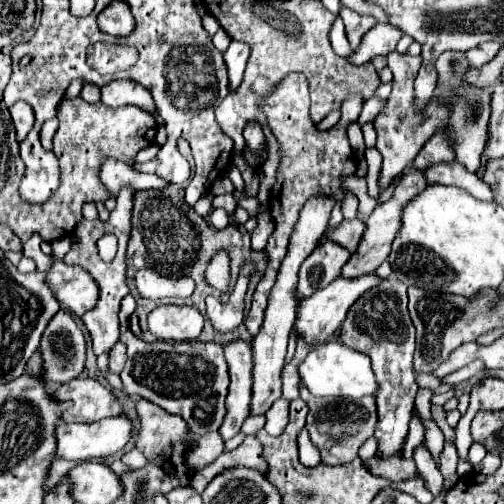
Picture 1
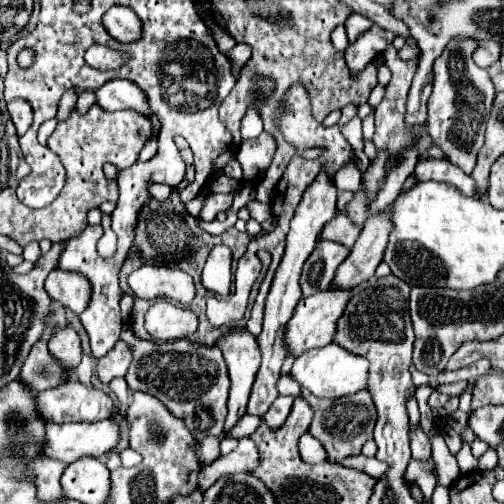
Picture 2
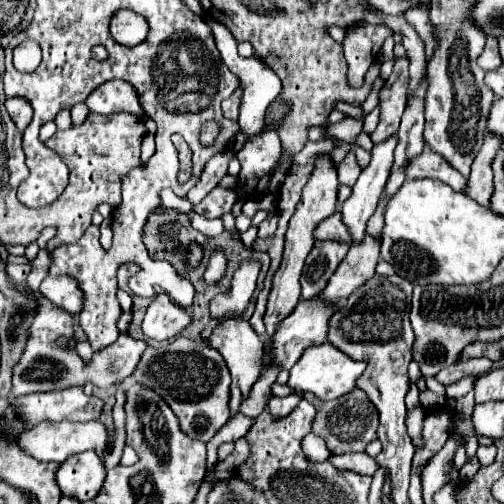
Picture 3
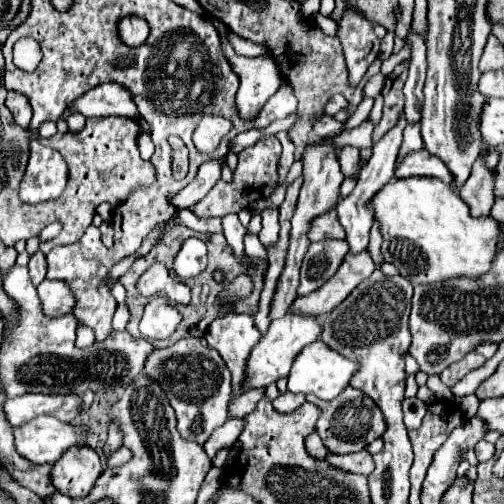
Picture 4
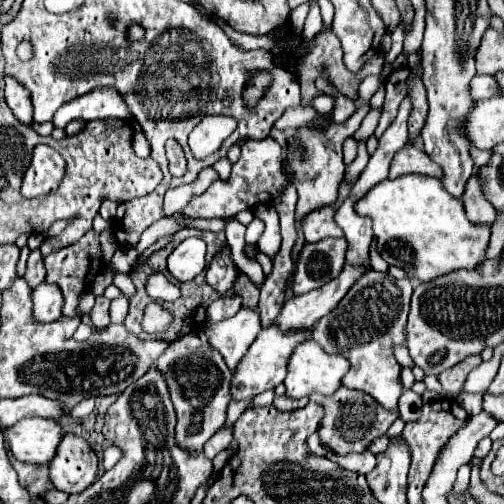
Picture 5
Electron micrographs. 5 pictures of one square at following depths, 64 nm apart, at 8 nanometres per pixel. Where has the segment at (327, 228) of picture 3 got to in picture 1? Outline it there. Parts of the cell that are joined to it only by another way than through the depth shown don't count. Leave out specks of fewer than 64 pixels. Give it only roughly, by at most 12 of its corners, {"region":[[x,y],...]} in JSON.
{"region":[[344,220],[328,240],[338,242],[350,254],[358,250],[366,224]]}

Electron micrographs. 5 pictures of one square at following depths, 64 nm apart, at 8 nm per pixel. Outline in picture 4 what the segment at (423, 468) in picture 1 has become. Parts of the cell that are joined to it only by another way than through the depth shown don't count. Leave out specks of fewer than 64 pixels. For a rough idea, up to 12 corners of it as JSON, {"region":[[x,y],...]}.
{"region":[[420,398],[404,400],[404,424],[416,430],[426,414]]}

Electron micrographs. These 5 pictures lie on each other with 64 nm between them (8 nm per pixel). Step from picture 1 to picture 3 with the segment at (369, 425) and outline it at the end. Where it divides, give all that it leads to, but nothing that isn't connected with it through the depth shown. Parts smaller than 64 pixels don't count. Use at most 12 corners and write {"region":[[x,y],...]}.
{"region":[[354,388],[316,406],[312,432],[332,454],[376,440],[378,412]]}

